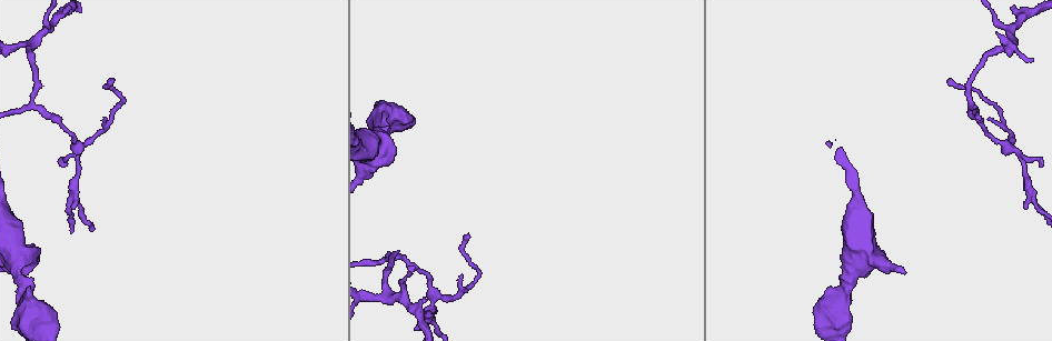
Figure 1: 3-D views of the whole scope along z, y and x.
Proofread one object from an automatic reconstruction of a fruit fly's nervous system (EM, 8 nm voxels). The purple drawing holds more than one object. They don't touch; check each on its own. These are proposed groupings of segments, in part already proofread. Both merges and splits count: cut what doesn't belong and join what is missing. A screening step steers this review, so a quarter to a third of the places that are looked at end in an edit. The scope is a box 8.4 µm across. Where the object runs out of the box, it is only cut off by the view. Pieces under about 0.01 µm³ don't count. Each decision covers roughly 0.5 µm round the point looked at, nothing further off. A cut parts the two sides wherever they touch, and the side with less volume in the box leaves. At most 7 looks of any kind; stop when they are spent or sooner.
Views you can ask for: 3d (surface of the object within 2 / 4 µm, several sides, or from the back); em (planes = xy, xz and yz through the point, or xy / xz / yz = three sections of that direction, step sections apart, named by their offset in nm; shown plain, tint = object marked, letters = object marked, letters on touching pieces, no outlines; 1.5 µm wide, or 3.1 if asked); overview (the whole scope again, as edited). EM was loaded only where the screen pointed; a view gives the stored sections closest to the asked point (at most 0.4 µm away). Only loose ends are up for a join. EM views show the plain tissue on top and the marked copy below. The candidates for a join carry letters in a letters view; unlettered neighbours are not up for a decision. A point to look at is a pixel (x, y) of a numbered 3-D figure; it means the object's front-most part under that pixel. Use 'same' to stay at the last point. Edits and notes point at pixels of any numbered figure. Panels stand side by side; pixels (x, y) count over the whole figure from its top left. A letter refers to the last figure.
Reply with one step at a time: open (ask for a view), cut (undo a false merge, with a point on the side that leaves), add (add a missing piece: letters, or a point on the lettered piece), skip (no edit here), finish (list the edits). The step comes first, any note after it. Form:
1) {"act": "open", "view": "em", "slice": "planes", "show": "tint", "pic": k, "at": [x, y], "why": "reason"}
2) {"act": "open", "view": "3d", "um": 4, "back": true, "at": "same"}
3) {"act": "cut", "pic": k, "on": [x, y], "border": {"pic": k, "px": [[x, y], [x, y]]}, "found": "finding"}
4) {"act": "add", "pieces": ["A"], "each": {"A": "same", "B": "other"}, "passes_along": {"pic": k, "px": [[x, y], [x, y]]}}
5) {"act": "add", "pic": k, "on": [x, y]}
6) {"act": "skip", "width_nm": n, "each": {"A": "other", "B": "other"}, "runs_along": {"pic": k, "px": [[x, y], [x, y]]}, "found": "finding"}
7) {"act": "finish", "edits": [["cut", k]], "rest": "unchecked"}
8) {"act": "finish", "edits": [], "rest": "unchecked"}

{"act": "open", "view": "em", "slice": "xy", "step": 4, "show": "tint", "pic": 1, "at": [31, 44], "why": "sudden change in width"}

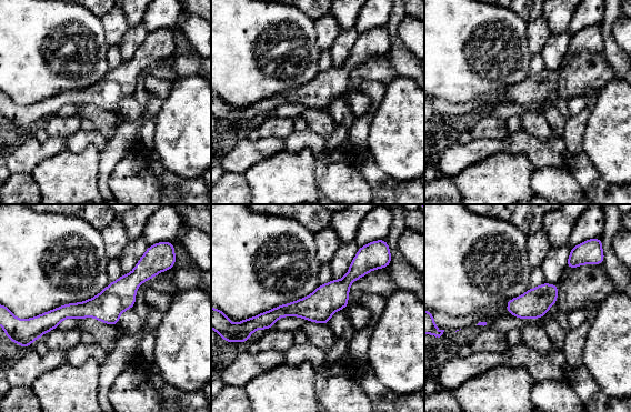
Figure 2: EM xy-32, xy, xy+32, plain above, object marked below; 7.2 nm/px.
{"act": "open", "view": "em", "slice": "xy", "step": 4, "show": "letters", "at": "same", "why": "see the neighbours"}

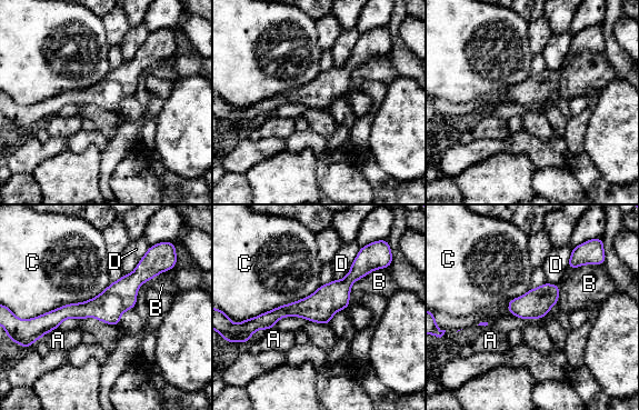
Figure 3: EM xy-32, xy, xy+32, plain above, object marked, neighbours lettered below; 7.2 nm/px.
{"act": "skip", "each": {"A": "other", "B": "other", "C": "other", "D": "other"}, "border": {"pic": 3, "px": [[111, 282], [92, 298], [29, 319]]}, "found": "all the same neuron"}

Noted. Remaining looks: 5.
{"act": "open", "view": "em", "slice": "planes", "show": "tint", "pic": 1, "at": [416, 324], "why": "tapers out"}

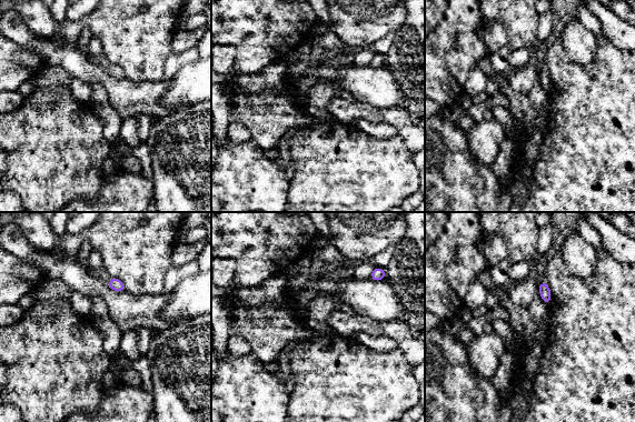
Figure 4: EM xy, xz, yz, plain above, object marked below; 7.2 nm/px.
{"act": "open", "view": "em", "slice": "planes", "show": "letters", "at": "same", "why": "what lies round it"}

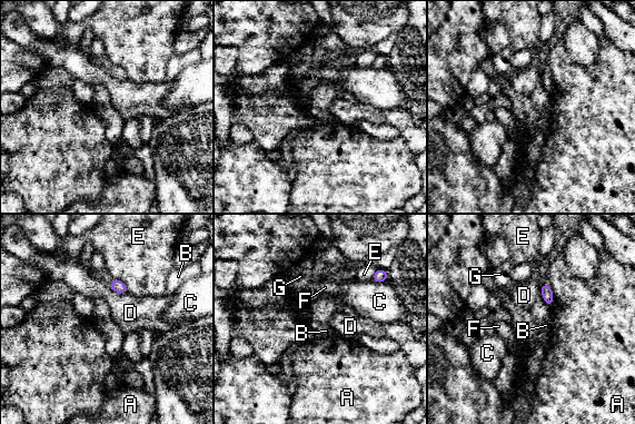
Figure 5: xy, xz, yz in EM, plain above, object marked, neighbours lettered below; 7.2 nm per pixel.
{"act": "skip", "longest_contact_nm": ["A", 190], "each": {"A": "other", "B": "other", "C": "other", "D": "other", "E": "other", "F": "other", "G": "other"}, "found": "no lettered piece goes on from it"}

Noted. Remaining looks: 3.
{"act": "open", "view": "em", "slice": "planes", "show": "tint", "pic": 1, "at": [971, 108], "why": "sharp bend"}

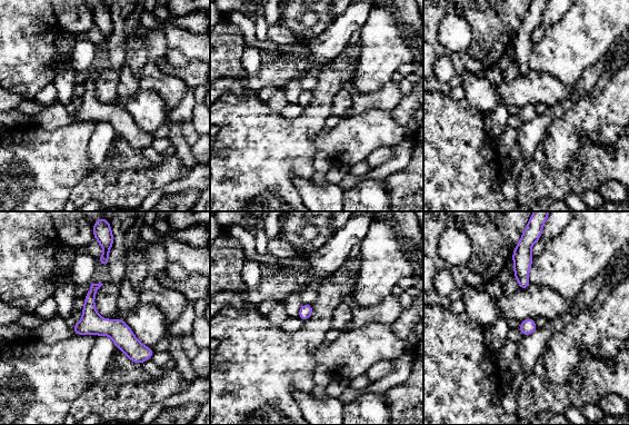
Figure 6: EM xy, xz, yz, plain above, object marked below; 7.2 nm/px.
{"act": "open", "view": "em", "slice": "planes", "show": "letters", "at": "same"}

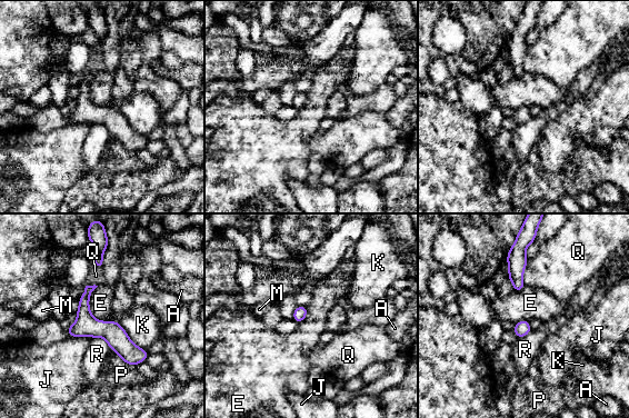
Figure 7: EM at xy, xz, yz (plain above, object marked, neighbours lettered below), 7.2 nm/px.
{"act": "skip", "width_nm": 110, "each": {"A": "other", "E": "other", "J": "other", "K": "other", "M": "other", "P": "other", "Q": "other", "R": "other"}, "runs_along": {"pic": 7, "px": [[88, 288], [85, 315], [142, 358]]}, "found": "continuous, no second neuron"}

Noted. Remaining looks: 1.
{"act": "finish", "edits": [], "rest": "unchecked"}

